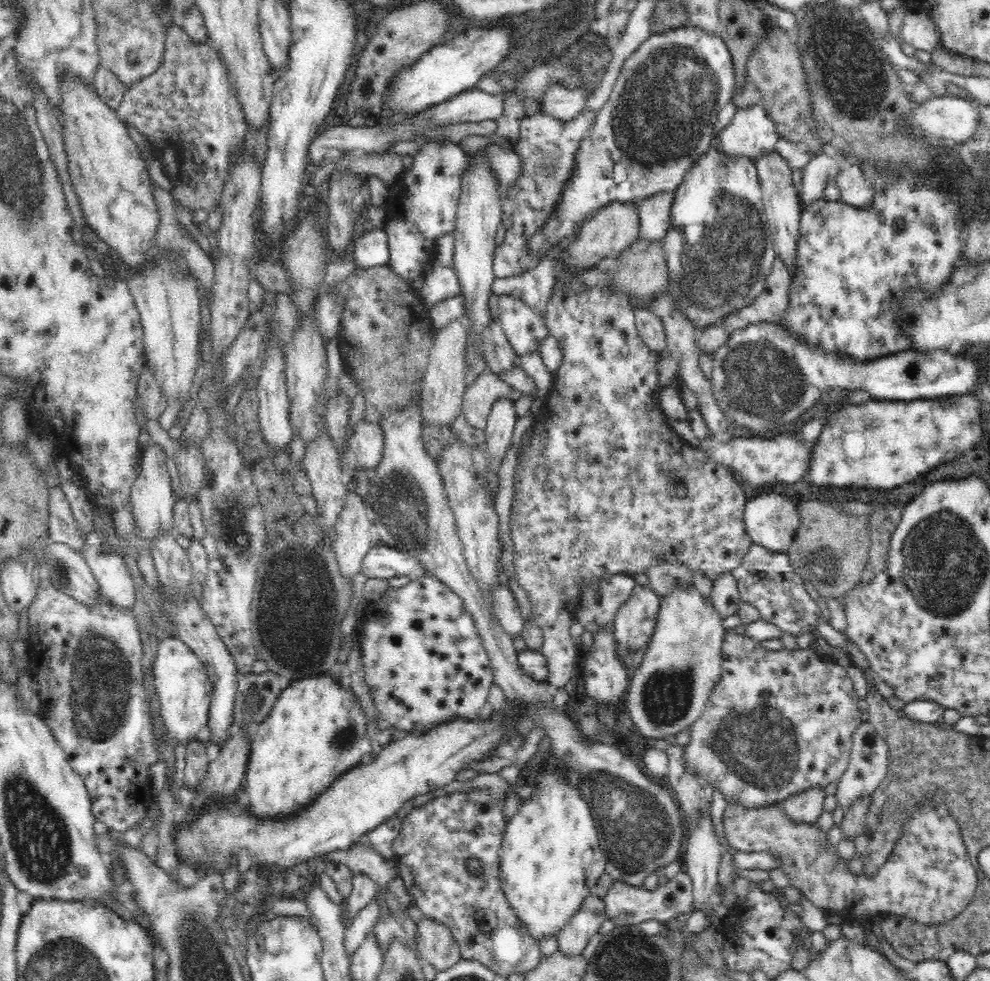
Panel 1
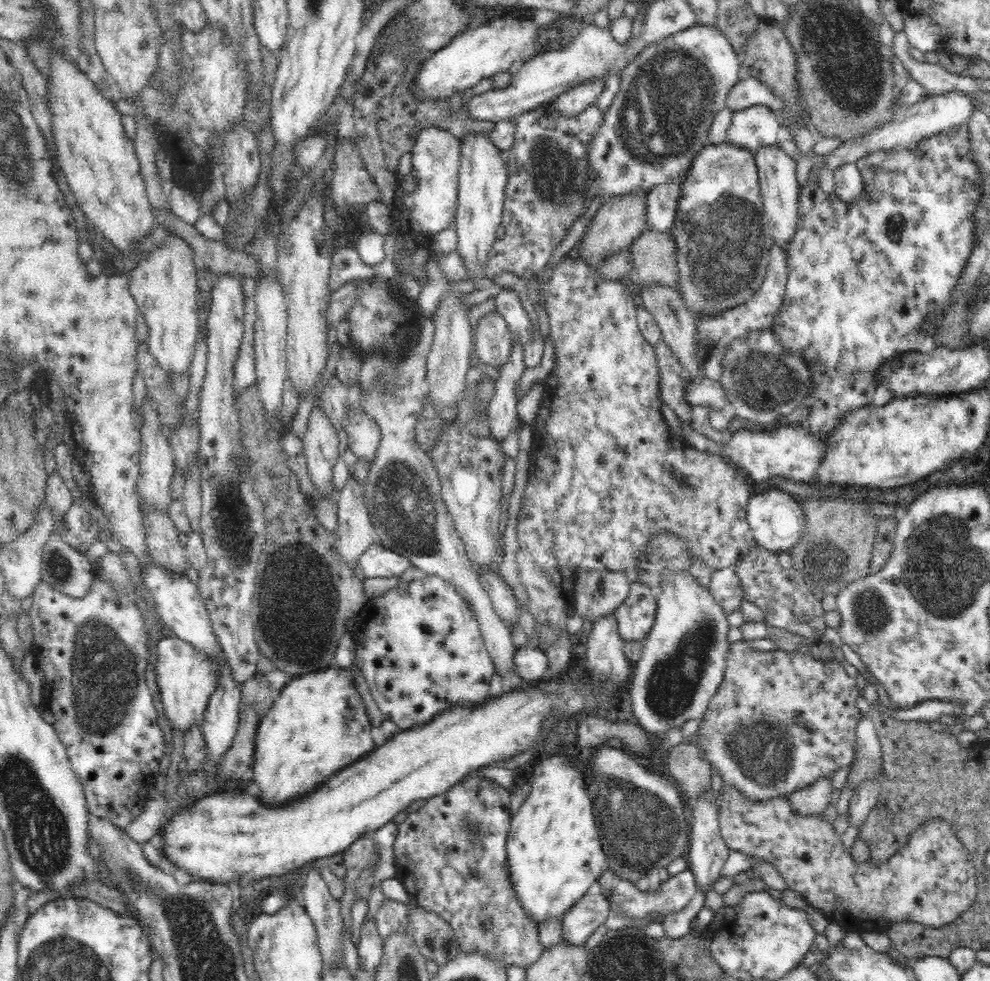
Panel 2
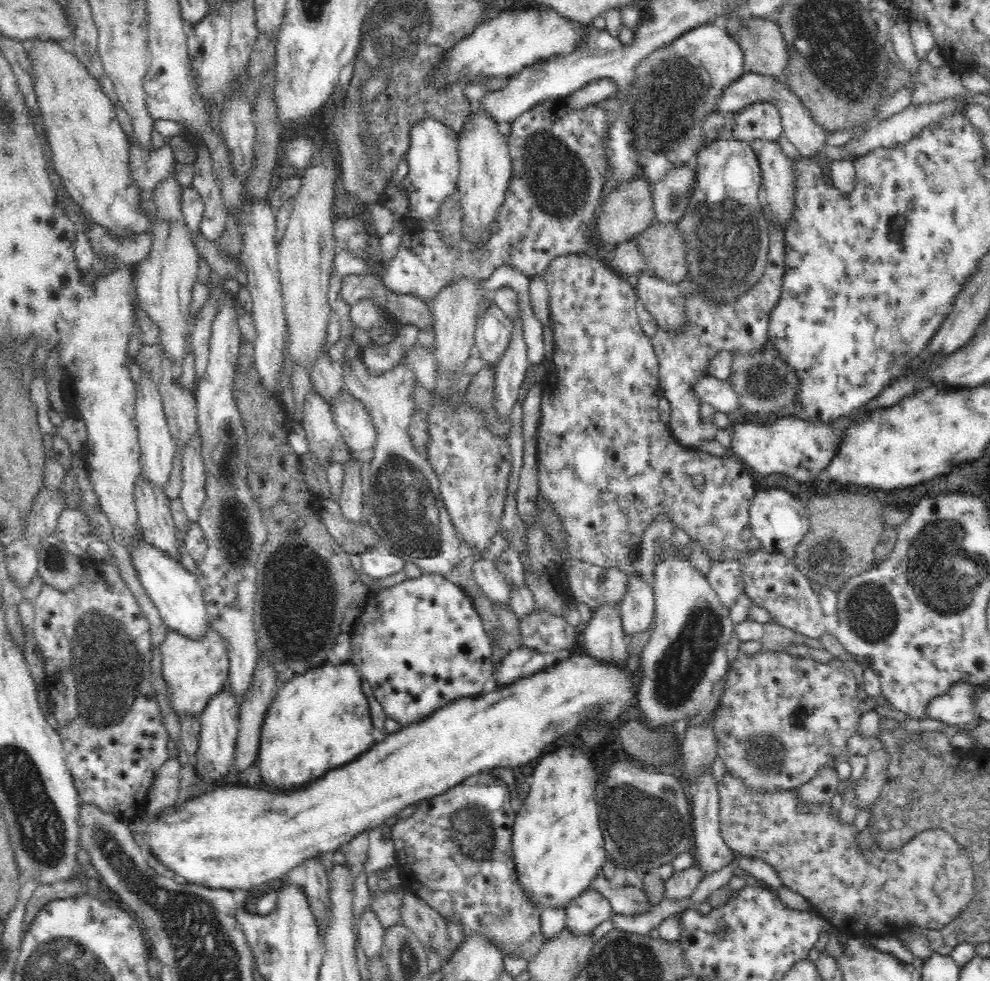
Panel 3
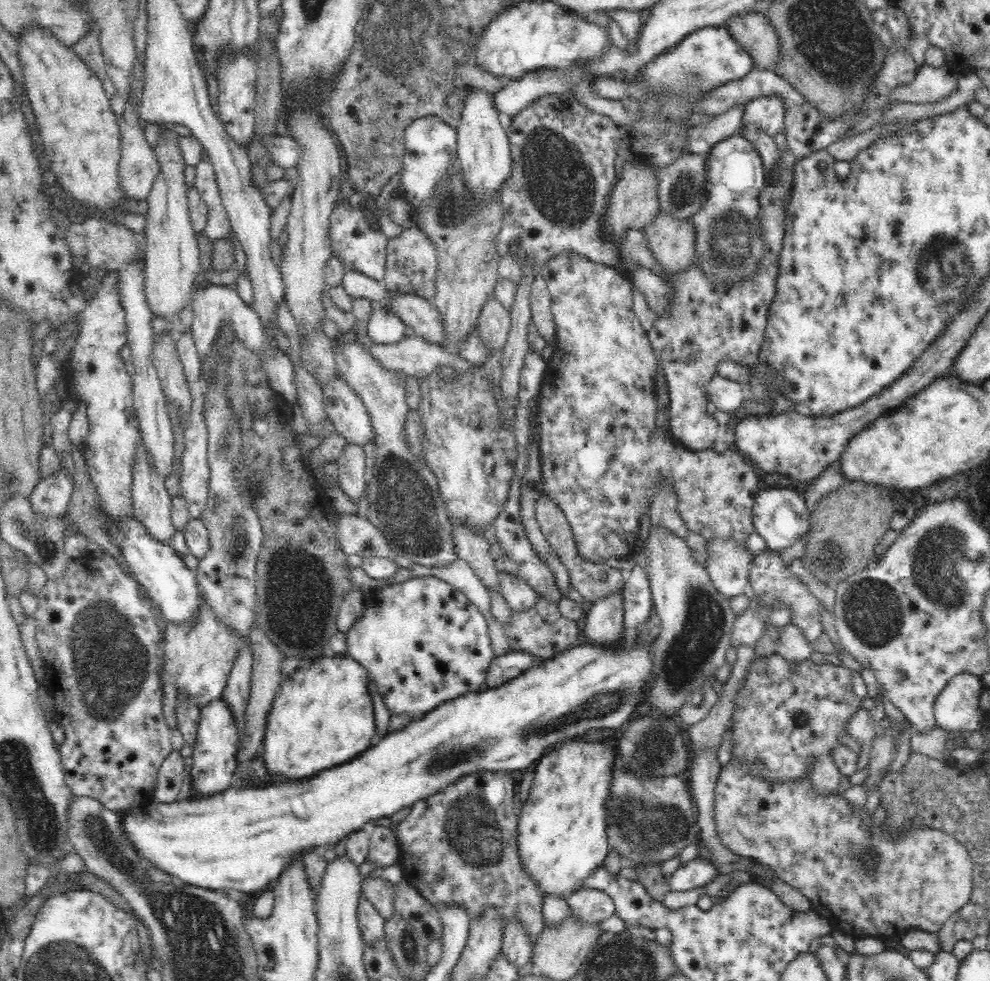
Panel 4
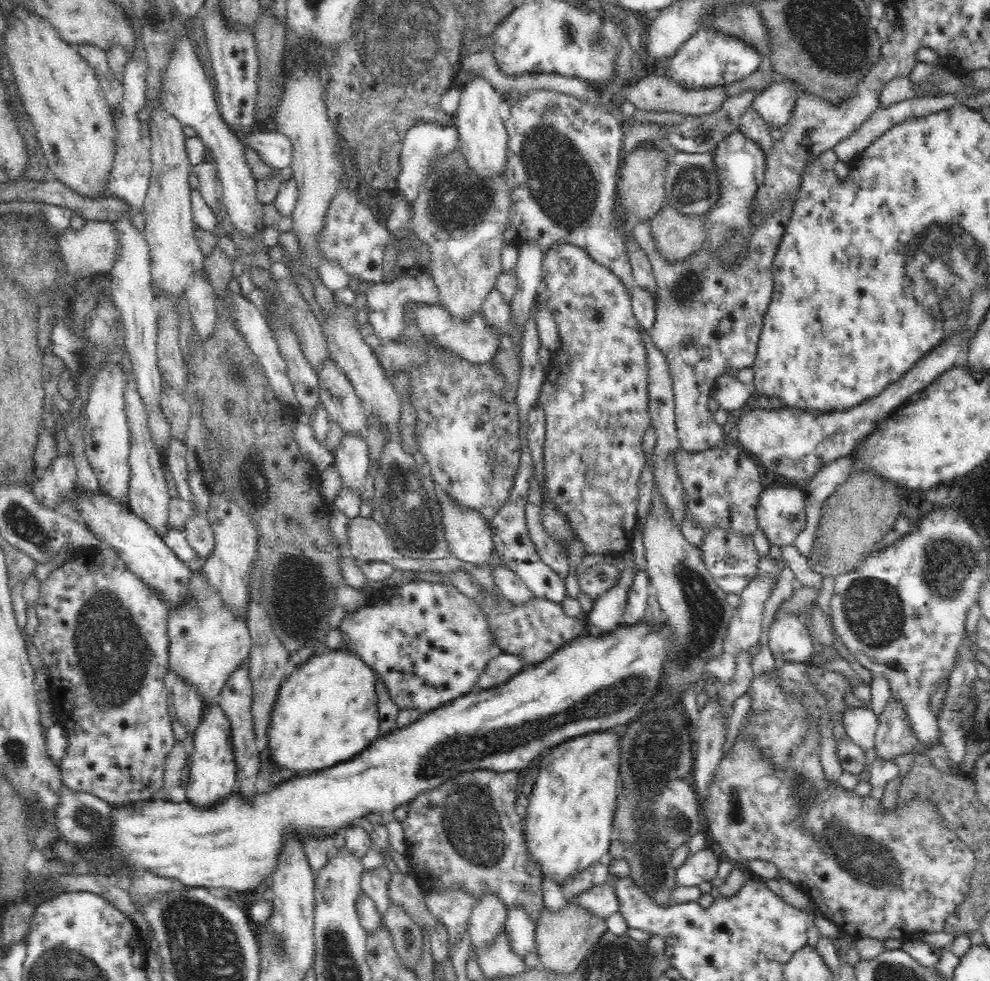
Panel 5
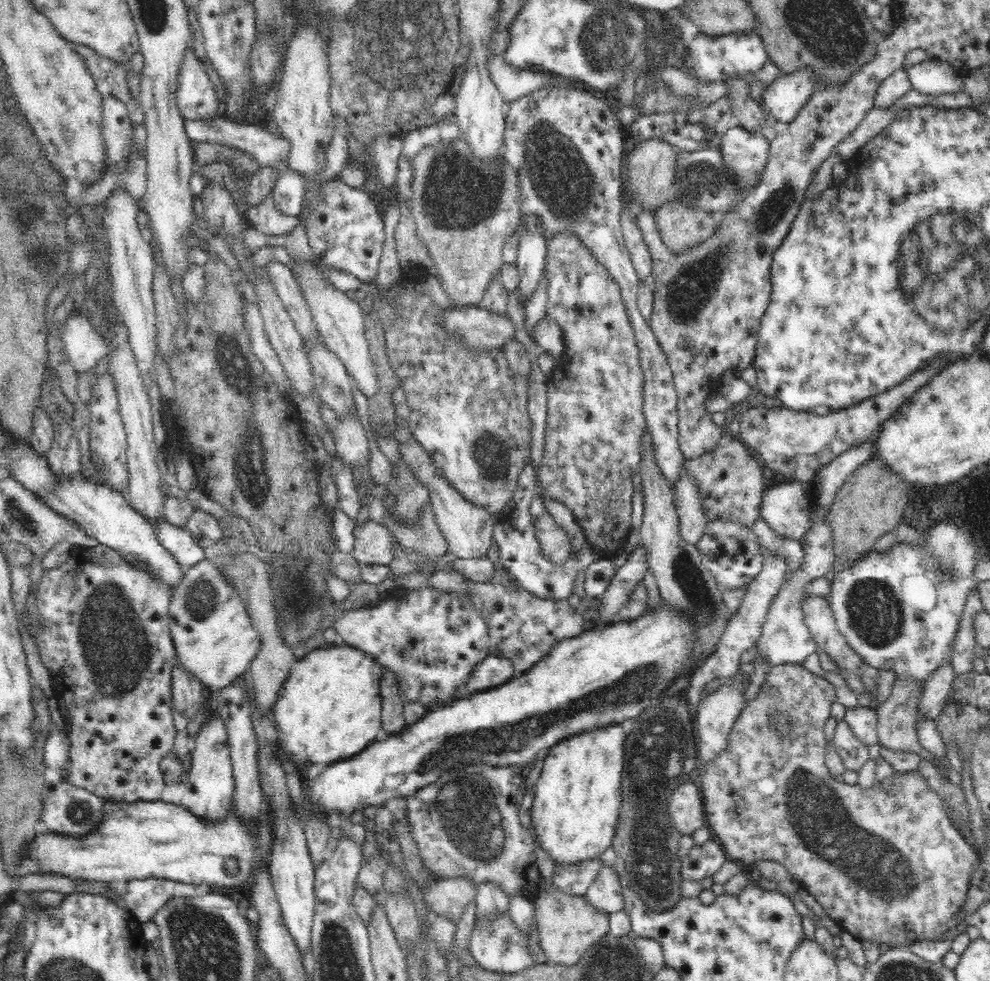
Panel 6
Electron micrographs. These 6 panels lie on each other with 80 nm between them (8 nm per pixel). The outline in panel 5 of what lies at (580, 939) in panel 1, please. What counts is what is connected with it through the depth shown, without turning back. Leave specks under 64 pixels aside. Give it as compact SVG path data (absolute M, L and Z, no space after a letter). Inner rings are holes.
M606 874L602 882L595 883L585 893L576 897L577 901L588 910L602 918L608 918L614 912L620 910L620 901L617 888L622 881Z

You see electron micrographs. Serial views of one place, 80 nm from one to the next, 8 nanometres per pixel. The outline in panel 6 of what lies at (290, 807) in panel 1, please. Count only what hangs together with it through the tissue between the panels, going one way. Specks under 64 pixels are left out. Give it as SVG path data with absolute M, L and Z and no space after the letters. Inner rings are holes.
M340 640L318 647L294 661L284 682L285 691L274 706L275 734L284 758L299 767L300 764L307 767L310 762L312 765L326 762L331 764L349 759L374 742L376 734L383 728L381 680L384 669L382 663L369 652Z

